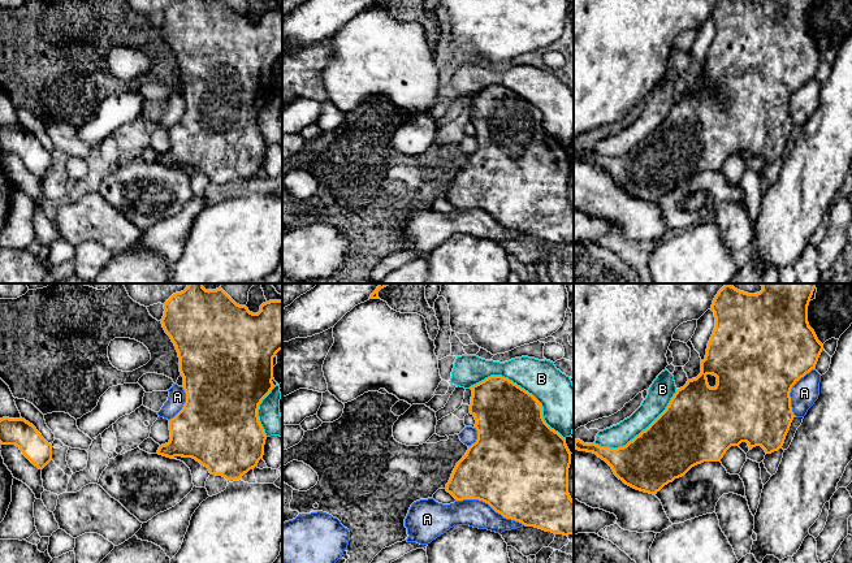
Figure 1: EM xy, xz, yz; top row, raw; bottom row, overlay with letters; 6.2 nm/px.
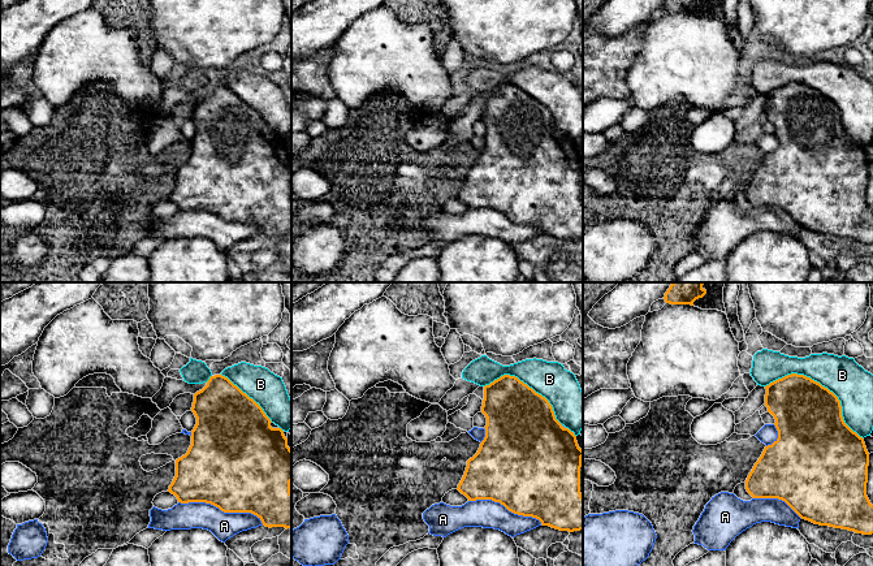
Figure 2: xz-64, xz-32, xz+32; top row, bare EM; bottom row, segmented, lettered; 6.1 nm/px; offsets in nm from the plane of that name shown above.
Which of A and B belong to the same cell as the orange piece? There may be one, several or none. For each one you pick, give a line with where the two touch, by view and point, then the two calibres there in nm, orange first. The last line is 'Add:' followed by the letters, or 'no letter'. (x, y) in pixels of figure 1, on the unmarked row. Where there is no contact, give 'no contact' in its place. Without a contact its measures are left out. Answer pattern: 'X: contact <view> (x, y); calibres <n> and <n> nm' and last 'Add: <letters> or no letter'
Add: no letter

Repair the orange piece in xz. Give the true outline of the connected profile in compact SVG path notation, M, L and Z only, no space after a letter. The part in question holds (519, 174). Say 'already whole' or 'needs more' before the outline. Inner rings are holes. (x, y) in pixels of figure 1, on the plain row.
already whole; M490 85L470 98L477 148L457 172L446 200L457 209L483 209L526 235L574 243L574 209L568 203L571 161L566 148L545 131L541 112L502 85Z

